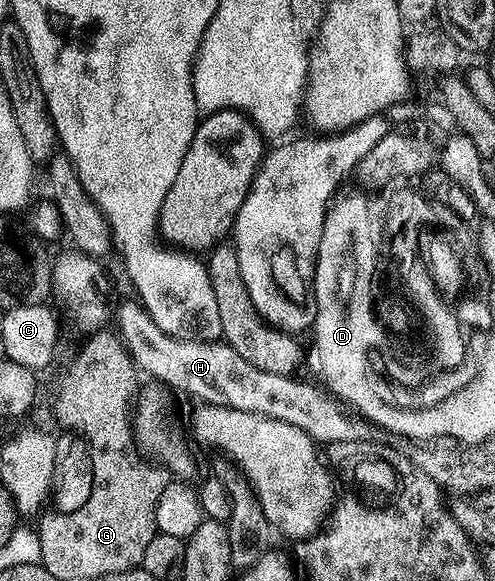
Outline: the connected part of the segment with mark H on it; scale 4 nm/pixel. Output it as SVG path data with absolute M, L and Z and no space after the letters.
M138 301L121 303L119 311L114 311L113 322L114 320L119 325L119 341L144 375L147 373L151 377L149 379L166 387L173 386L177 390L184 390L185 393L199 398L195 400L200 403L208 406L227 406L230 410L253 412L273 420L285 420L285 424L301 428L319 444L345 440L365 442L372 437L372 423L354 413L346 414L330 393L322 389L314 390L309 383L298 382L298 377L295 376L261 372L261 368L253 368L253 364L249 364L249 360L245 360L245 356L238 354L232 346L220 341L193 342L184 338L173 338L161 332L157 324L153 324L153 320L146 310L140 307Z

